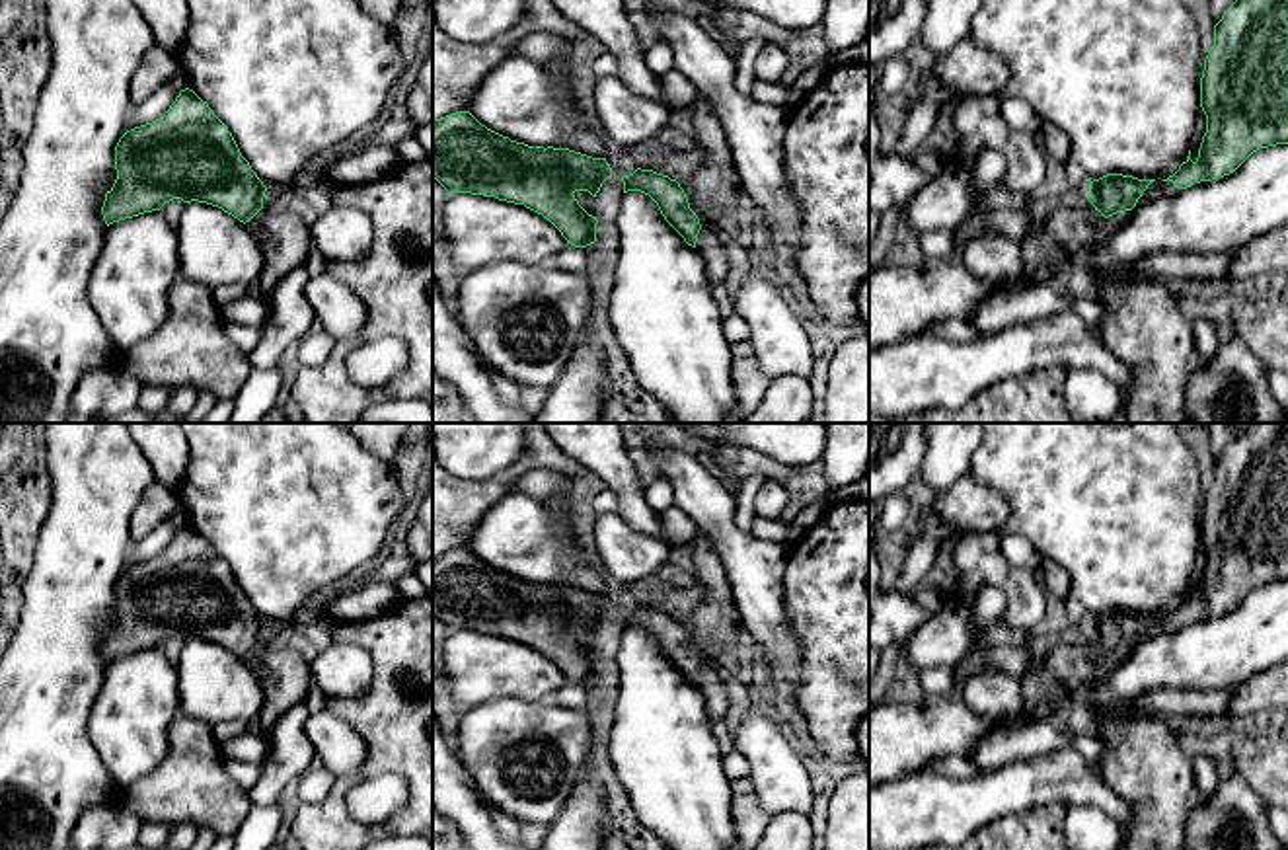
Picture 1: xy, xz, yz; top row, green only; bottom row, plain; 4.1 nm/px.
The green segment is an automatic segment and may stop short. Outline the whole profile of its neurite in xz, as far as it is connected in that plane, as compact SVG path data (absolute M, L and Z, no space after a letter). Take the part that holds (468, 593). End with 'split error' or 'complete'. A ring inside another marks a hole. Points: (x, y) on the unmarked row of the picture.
M470 548L433 558L433 616L448 630L524 641L549 657L575 684L596 678L598 657L573 630L588 628L596 634L612 610L606 595L511 577Z; complete

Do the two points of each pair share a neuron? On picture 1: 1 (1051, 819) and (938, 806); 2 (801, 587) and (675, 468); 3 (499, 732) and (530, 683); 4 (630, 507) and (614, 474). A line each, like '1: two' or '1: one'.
1: two
2: two
3: two
4: one

